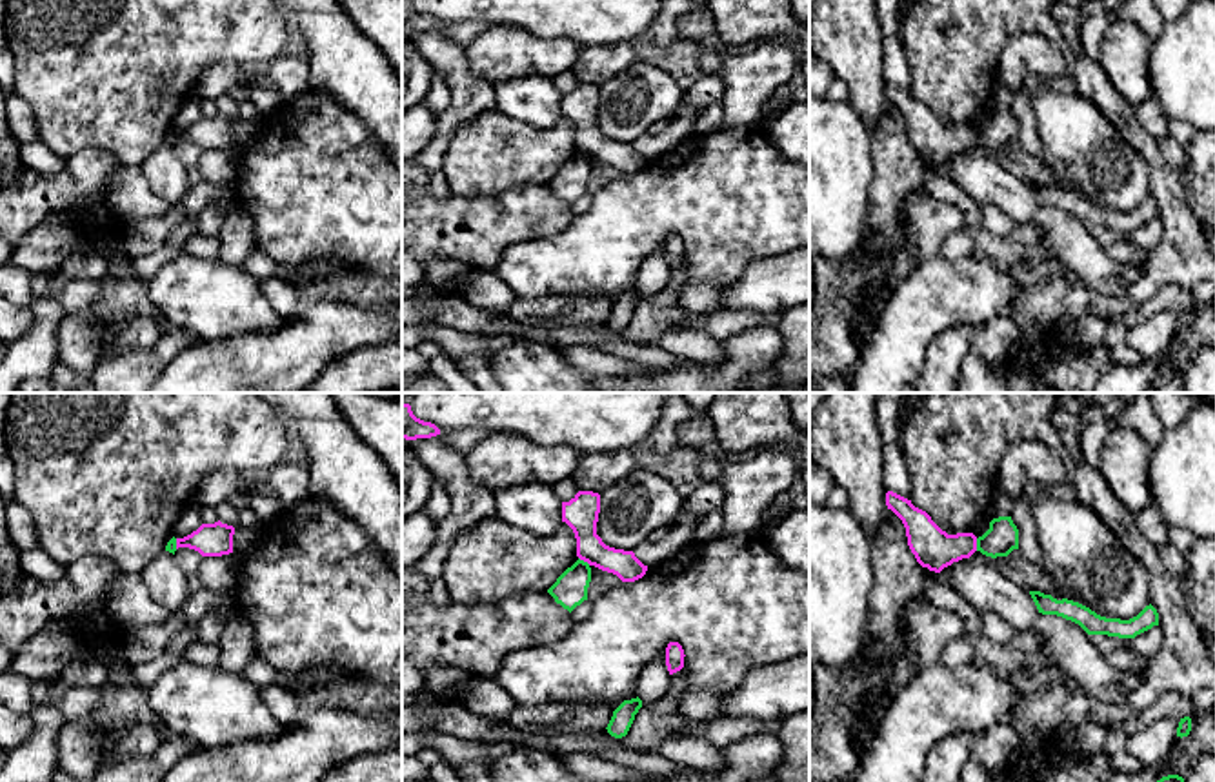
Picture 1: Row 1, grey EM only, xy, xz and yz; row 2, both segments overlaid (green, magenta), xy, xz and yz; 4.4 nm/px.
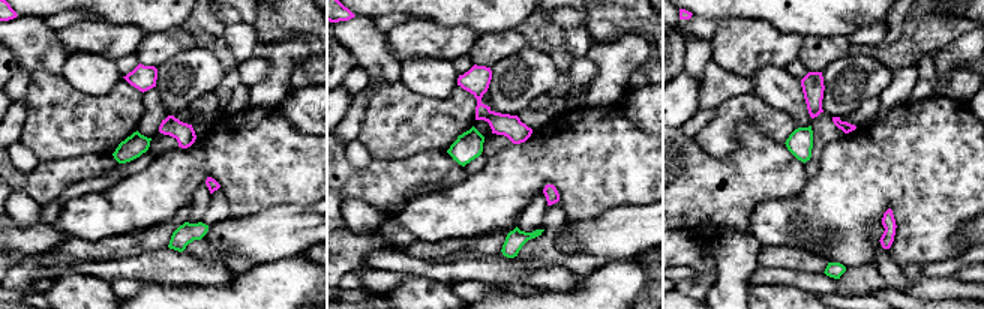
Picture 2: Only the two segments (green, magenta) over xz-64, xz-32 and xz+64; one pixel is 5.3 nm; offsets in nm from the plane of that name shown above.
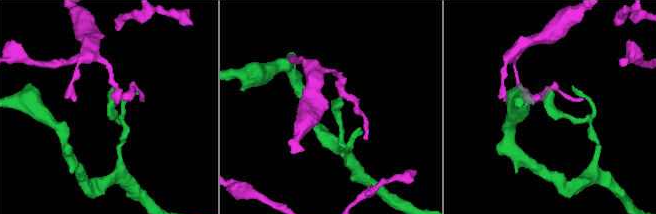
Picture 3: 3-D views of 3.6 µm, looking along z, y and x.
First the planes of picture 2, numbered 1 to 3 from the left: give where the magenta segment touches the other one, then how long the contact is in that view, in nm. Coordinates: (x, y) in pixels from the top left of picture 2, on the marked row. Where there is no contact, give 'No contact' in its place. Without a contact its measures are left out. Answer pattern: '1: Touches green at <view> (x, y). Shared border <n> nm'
1: No contact
2: No contact
3: No contact

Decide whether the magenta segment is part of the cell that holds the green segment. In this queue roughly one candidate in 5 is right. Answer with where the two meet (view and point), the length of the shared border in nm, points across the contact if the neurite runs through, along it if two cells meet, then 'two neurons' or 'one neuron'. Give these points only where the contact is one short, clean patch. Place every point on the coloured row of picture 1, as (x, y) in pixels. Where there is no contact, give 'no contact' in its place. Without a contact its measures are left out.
contact yz (977, 544); length 60 nm; border yz (975, 539), (977, 550); two neurons

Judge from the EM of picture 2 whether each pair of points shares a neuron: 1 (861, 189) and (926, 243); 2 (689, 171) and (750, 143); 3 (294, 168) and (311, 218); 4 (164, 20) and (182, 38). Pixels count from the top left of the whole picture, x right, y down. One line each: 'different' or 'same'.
1: same
2: same
3: different
4: different

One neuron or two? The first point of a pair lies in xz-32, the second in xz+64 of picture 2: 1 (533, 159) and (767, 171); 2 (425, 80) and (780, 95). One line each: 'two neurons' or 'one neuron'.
1: two neurons
2: one neuron

